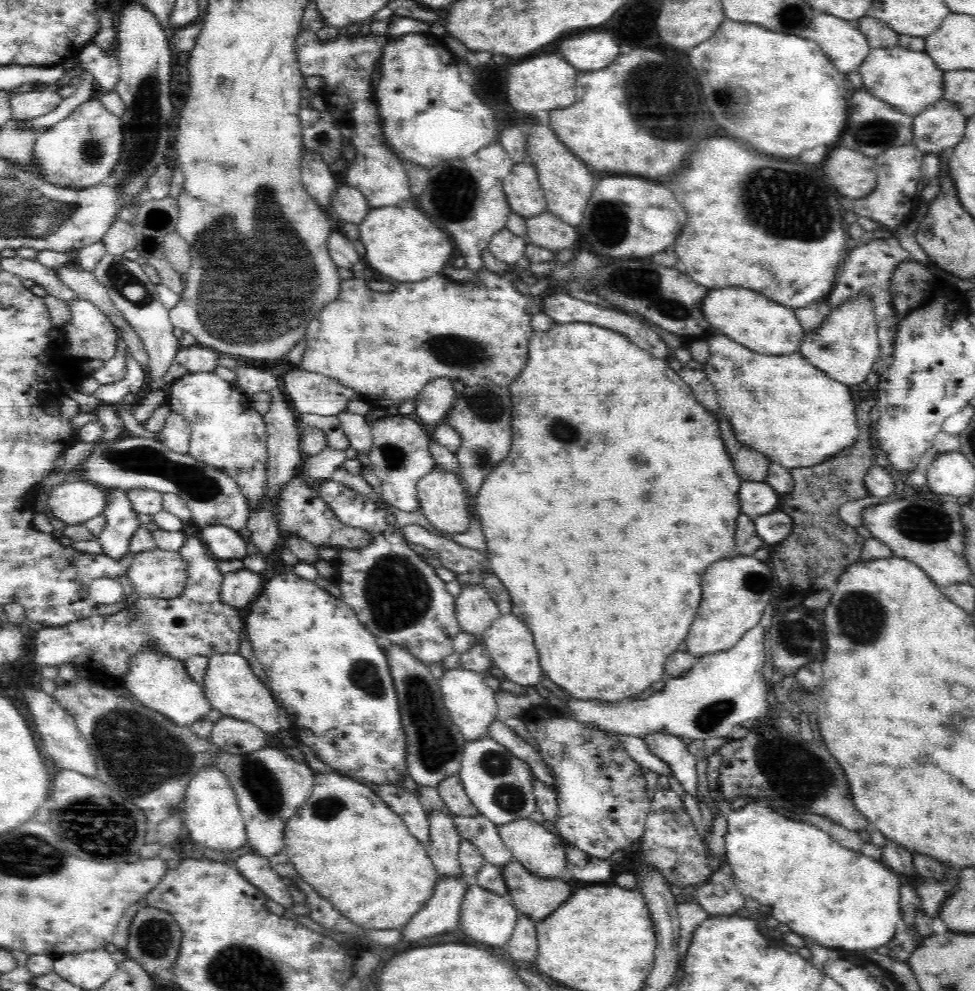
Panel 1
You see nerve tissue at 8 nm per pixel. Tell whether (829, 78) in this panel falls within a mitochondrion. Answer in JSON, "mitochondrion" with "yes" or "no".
{"mitochondrion":"no"}

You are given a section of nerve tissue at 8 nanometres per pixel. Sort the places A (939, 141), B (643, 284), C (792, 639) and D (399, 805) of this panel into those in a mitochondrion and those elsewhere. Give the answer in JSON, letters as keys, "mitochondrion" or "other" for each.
{"A":"other","B":"mitochondrion","C":"mitochondrion","D":"other"}

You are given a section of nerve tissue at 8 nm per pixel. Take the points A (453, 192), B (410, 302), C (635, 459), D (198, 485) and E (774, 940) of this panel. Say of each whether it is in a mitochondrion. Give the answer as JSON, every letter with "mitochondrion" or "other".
{"A":"mitochondrion","B":"other","C":"other","D":"mitochondrion","E":"other"}

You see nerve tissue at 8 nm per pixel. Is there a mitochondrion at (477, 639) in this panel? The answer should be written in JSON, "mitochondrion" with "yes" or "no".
{"mitochondrion":"no"}

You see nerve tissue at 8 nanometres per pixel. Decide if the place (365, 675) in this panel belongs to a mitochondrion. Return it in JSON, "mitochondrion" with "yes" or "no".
{"mitochondrion":"yes"}

